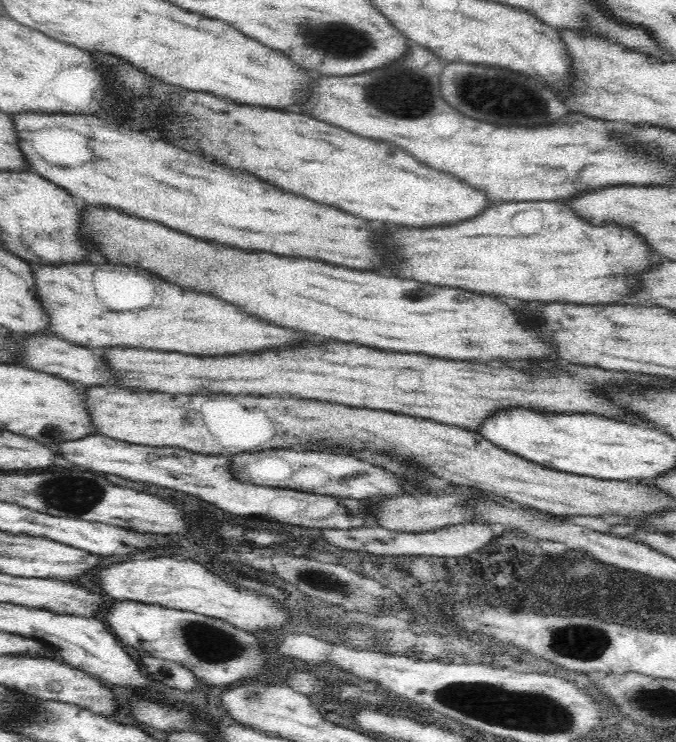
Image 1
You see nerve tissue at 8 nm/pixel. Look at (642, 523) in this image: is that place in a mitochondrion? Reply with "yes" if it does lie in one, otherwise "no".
no

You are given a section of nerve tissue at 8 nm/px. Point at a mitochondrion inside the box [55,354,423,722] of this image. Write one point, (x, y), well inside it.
(212, 644)

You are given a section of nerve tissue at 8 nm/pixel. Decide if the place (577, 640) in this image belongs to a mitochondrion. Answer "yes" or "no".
yes

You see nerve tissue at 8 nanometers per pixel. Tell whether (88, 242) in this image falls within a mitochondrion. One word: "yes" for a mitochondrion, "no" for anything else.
no

